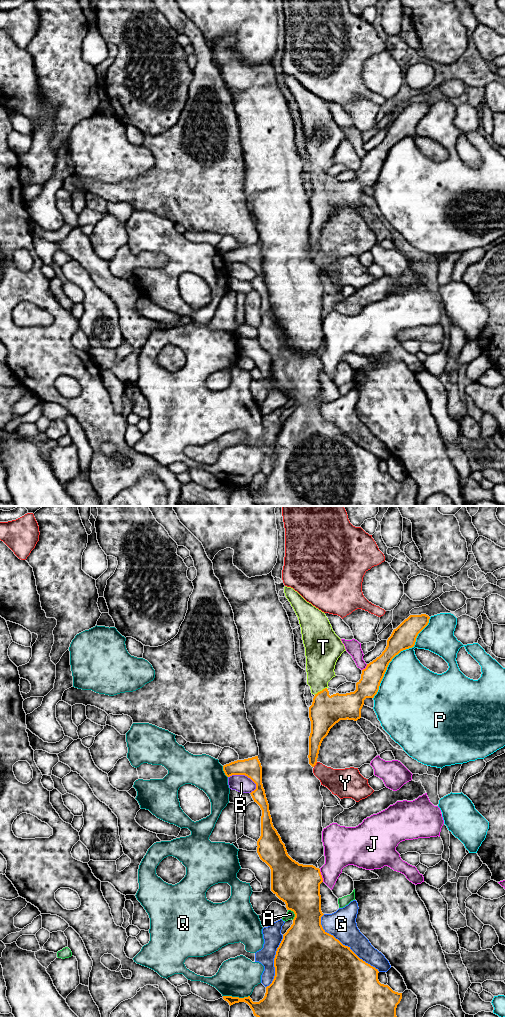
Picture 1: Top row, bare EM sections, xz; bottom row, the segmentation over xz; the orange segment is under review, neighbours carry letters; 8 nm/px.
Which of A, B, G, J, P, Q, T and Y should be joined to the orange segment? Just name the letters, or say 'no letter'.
T

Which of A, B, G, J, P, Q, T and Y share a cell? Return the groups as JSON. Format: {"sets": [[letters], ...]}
{"sets": [["A"], ["B"], ["G", "J"], ["P"], ["Q"], ["T"], ["Y"]]}

